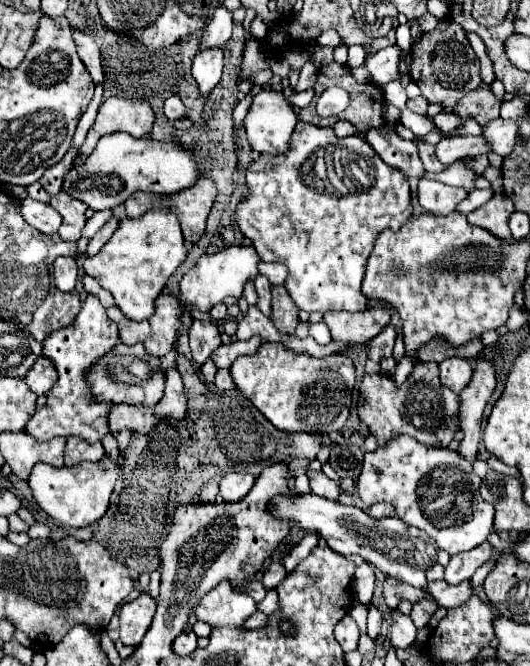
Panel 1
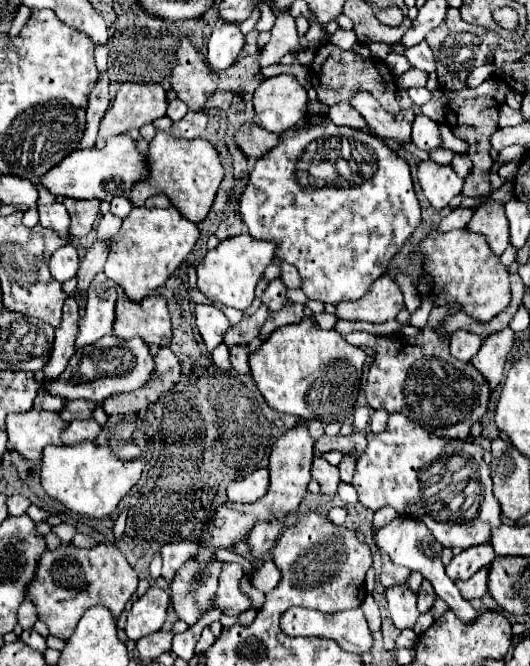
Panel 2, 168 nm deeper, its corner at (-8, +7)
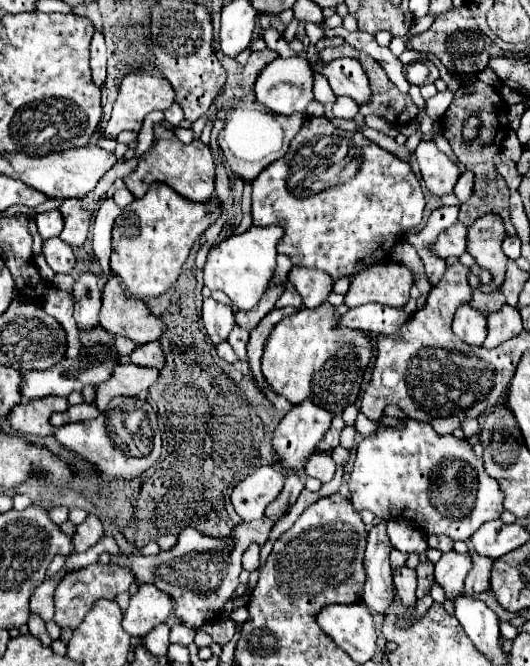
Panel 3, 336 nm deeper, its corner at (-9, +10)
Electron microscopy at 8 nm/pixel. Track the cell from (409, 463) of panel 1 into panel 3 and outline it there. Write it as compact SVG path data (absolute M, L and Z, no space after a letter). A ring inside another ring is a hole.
M402 419L402 427L380 427L376 433L364 437L356 451L356 461L350 473L350 493L352 493L352 505L354 509L368 509L380 519L408 519L414 521L418 527L424 527L430 535L448 535L452 541L468 541L474 531L490 521L498 519L504 511L502 507L502 491L498 483L484 471L482 459L474 455L474 449L468 441L460 441L454 435L438 435L430 425L414 419ZM464 477L476 477L476 483L470 487L476 495L474 509L468 517L452 517L448 515L448 509L452 505L458 505L464 495L468 493L464 489Z

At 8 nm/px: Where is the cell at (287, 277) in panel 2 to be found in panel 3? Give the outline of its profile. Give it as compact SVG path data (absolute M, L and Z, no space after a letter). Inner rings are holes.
M292 267L288 281L296 287L296 291L302 297L304 307L314 309L332 291L330 281L326 281L326 273L318 273L318 269L308 269L308 267Z

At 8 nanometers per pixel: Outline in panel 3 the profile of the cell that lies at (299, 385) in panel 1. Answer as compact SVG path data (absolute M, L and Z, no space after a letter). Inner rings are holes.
M326 301L314 309L300 309L298 313L282 319L270 333L264 355L262 355L262 373L268 383L268 387L280 395L286 397L292 405L300 405L302 401L310 399L318 407L330 411L332 415L342 415L342 411L348 405L354 405L360 393L362 375L364 369L372 357L372 345L364 331L354 331L348 327L342 327L338 323L340 315L336 309Z

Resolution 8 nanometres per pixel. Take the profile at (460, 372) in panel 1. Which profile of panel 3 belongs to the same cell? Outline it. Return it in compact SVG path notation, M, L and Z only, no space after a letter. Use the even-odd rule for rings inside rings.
M462 305L454 317L452 331L468 345L482 345L486 339L486 317L470 305Z

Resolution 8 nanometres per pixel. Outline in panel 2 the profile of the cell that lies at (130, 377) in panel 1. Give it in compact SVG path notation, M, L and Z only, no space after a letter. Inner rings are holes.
M109 334L85 348L75 350L65 372L57 380L43 380L43 390L51 396L59 396L65 400L83 398L83 400L103 402L107 396L115 392L131 392L143 386L151 374L153 374L153 356L143 340L139 338L117 340L117 336Z

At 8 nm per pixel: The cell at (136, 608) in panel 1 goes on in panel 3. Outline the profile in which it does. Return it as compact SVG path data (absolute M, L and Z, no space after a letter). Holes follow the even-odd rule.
M140 585L138 593L132 595L130 607L124 613L122 627L134 637L148 635L158 623L166 621L172 611L172 601L154 585Z

